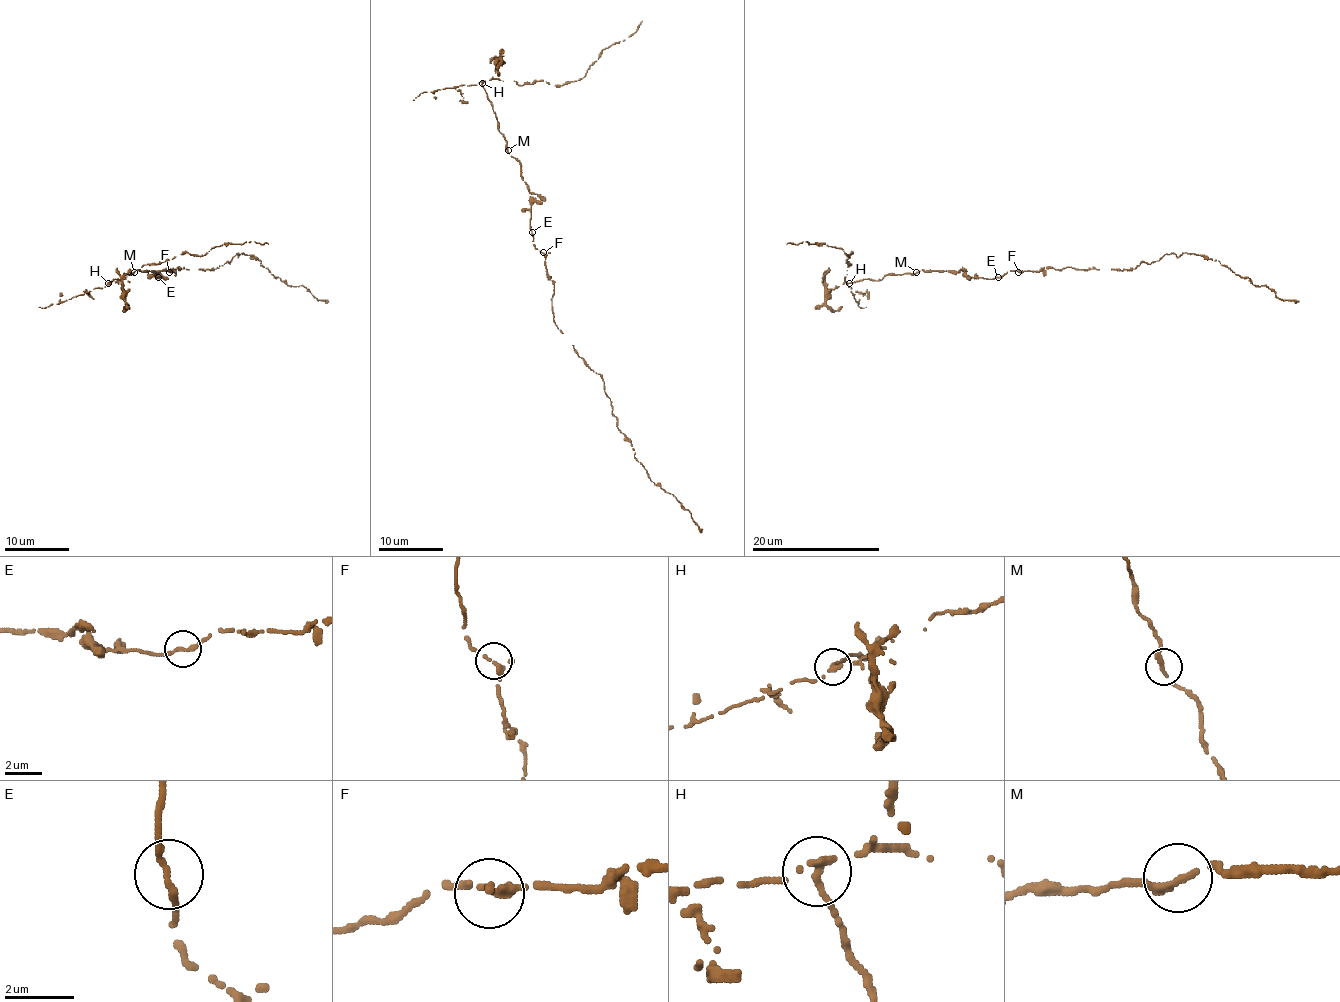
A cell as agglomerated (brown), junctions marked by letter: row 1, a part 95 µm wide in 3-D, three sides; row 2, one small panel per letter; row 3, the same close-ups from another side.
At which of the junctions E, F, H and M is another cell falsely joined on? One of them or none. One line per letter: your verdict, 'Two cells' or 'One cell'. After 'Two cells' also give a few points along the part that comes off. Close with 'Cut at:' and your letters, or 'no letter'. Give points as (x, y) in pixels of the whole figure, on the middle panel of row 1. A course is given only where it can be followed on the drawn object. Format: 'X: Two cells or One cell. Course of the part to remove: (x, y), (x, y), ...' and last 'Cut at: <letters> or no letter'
E: One cell
F: One cell
H: Two cells. Course of the part to remove: (482, 83), (492, 79), (533, 84), (541, 81), (562, 86), (582, 79), (599, 54), (630, 36), (642, 20)
M: One cell
Cut at: H

